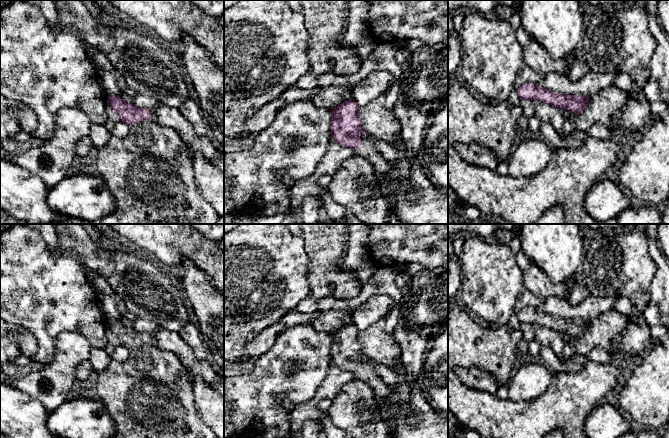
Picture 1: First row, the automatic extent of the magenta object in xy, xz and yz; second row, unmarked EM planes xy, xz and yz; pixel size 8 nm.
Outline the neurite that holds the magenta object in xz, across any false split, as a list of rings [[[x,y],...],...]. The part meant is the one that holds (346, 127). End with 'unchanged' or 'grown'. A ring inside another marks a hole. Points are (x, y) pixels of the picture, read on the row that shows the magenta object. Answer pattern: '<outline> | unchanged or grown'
[[[354,100],[344,101],[332,111],[331,135],[338,143],[350,147],[355,154],[366,157],[377,174],[386,174],[391,169],[388,162],[371,142],[365,142],[360,135],[367,133],[359,118],[359,105]]] | grown

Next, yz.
[[[525,83],[516,92],[520,99],[542,101],[558,109],[569,110],[578,115],[583,113],[590,105],[590,97],[553,92],[539,87],[537,83]]] | unchanged

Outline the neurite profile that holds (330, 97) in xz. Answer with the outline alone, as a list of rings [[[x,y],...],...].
[[[341,86],[320,87],[318,92],[314,95],[311,101],[320,107],[333,110],[344,101],[354,100],[350,88]]]

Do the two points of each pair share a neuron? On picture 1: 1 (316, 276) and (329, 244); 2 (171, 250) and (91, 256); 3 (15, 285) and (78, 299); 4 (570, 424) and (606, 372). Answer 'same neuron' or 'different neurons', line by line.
1: same neuron
2: different neurons
3: same neuron
4: same neuron

